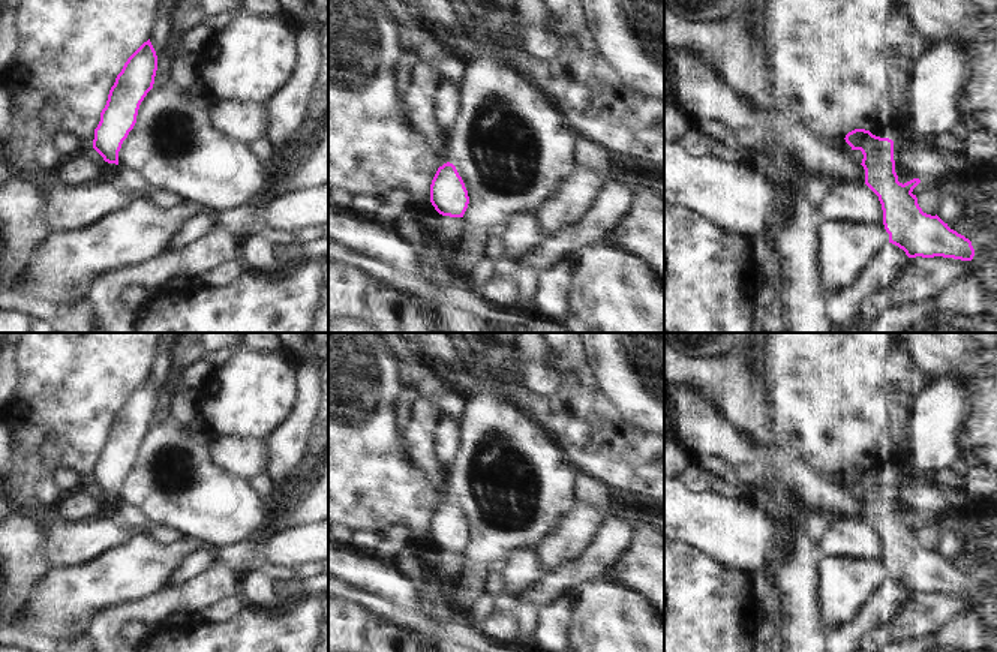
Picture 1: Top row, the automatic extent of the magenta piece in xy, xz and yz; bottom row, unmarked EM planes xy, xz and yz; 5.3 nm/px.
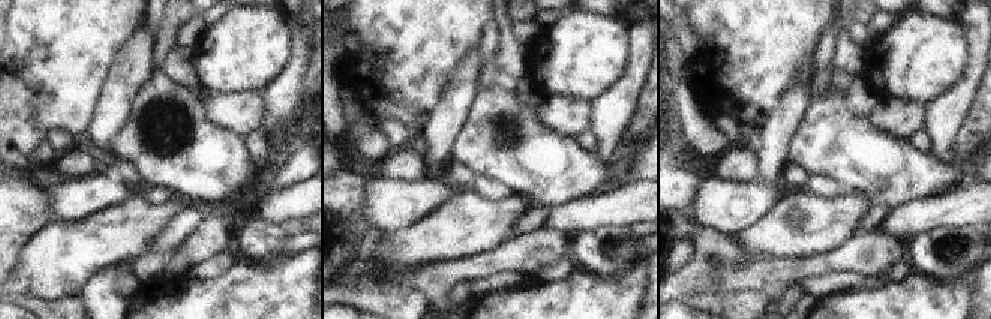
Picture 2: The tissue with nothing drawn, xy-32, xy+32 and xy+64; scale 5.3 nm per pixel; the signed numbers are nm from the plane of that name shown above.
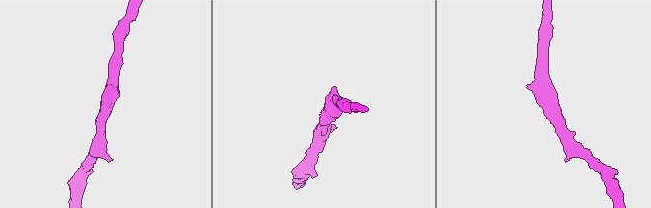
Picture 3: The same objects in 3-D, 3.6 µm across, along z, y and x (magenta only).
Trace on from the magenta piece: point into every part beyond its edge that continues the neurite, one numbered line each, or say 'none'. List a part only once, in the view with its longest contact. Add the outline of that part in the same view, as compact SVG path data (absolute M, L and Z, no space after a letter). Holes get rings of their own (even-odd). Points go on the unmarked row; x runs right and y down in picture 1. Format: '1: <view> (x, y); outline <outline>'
none

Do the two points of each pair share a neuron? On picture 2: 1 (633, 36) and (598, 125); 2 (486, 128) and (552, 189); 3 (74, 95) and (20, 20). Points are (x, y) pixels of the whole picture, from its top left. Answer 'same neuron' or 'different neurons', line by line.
1: same neuron
2: same neuron
3: same neuron

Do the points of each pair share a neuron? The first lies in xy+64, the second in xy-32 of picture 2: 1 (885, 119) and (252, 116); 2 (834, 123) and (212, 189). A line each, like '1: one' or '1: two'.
1: one
2: one

